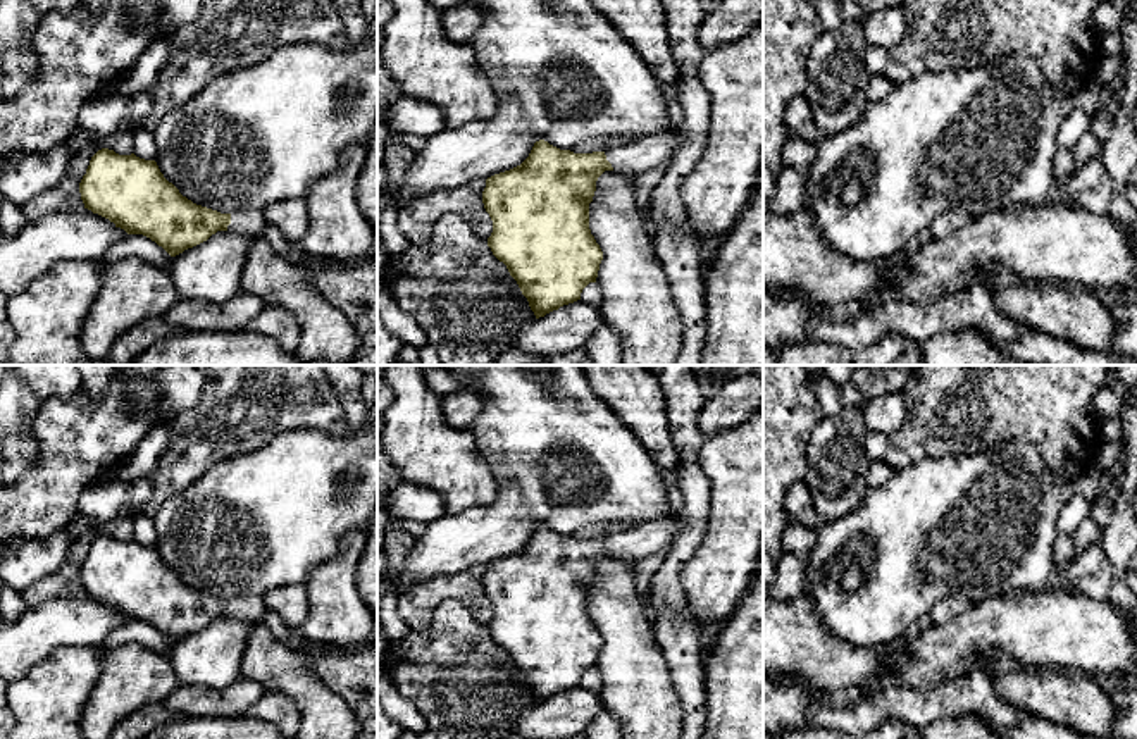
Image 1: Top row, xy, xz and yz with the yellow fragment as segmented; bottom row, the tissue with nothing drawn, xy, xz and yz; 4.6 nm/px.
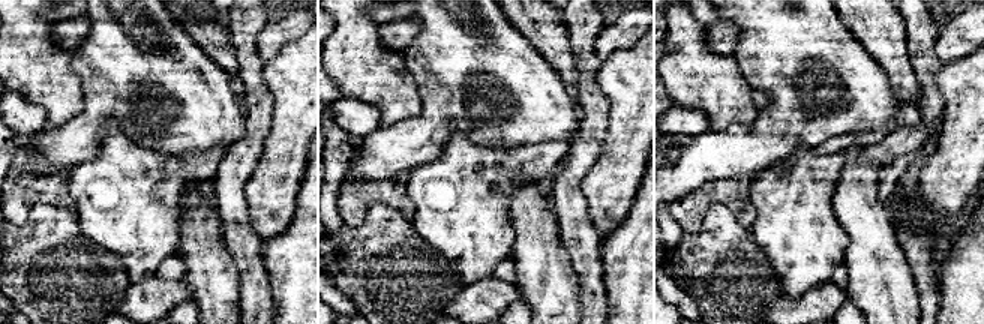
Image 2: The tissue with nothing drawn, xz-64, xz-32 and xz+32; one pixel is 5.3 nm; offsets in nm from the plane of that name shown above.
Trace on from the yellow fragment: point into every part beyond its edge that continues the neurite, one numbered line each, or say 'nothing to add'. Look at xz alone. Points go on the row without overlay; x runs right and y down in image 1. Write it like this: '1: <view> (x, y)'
1: xz (634, 545)

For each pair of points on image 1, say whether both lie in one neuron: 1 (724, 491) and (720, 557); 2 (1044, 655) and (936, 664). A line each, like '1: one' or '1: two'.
1: one
2: one

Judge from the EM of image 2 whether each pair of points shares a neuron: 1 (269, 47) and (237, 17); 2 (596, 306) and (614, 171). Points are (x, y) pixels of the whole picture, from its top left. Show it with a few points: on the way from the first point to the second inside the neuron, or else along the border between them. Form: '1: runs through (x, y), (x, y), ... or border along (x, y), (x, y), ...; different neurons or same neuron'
1: border along (269, 23), (257, 38), (257, 51), (264, 60); different neurons
2: border along (587, 206), (591, 224), (603, 237); different neurons

